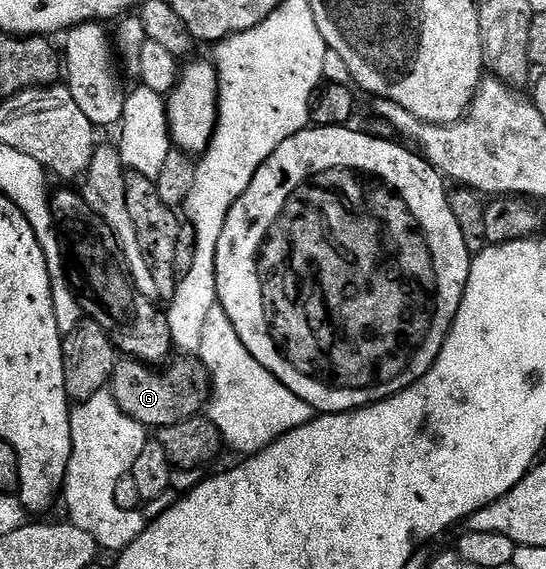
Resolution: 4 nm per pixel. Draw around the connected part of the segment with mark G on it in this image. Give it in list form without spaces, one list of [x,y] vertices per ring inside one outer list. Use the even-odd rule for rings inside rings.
[[[130,357],[120,358],[116,362],[109,389],[130,419],[148,429],[162,429],[186,419],[194,419],[202,412],[199,411],[202,407],[204,410],[208,406],[213,388],[206,365],[198,357],[177,359],[166,369],[156,369]]]

